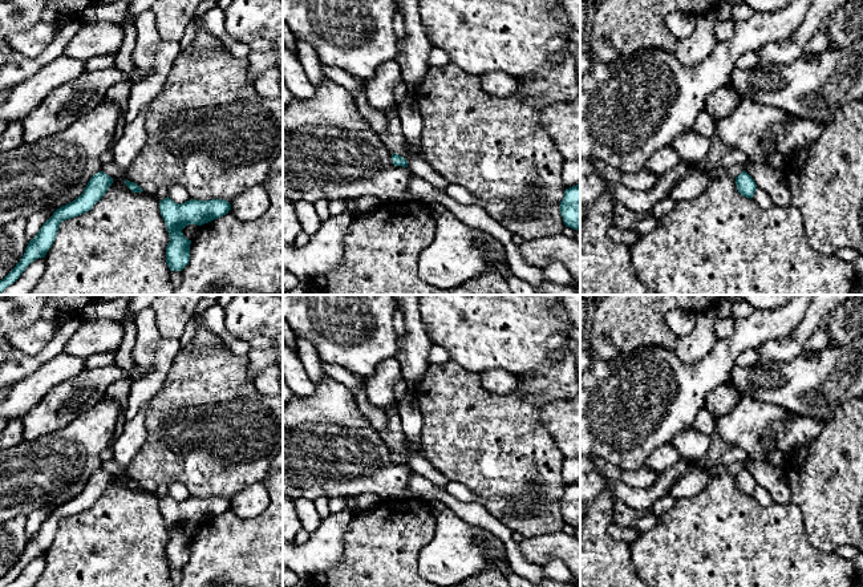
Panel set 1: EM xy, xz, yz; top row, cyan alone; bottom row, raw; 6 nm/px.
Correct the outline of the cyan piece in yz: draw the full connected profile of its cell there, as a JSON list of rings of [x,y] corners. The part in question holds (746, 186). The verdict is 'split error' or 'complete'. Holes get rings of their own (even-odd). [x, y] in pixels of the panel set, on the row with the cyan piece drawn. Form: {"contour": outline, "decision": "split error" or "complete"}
{"contour": [[[745,170],[738,177],[736,177],[736,185],[738,193],[750,199],[757,190],[754,179]]], "decision": "complete"}

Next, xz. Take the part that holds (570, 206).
{"contour": [[[580,185],[566,189],[560,202],[560,214],[566,227],[580,228]]], "decision": "complete"}

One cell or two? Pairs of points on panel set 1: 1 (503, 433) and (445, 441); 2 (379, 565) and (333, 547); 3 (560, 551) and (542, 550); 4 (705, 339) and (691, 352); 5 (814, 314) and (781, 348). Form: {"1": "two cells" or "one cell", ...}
{"1": "one cell", "2": "two cells", "3": "one cell", "4": "one cell", "5": "one cell"}

